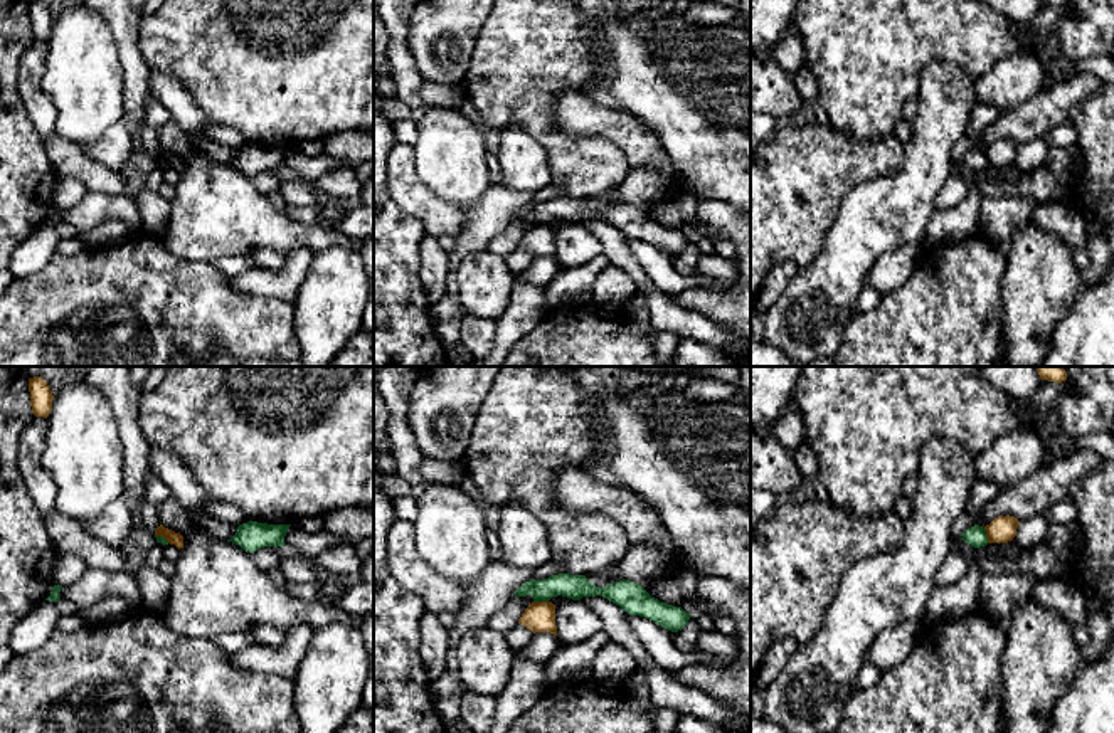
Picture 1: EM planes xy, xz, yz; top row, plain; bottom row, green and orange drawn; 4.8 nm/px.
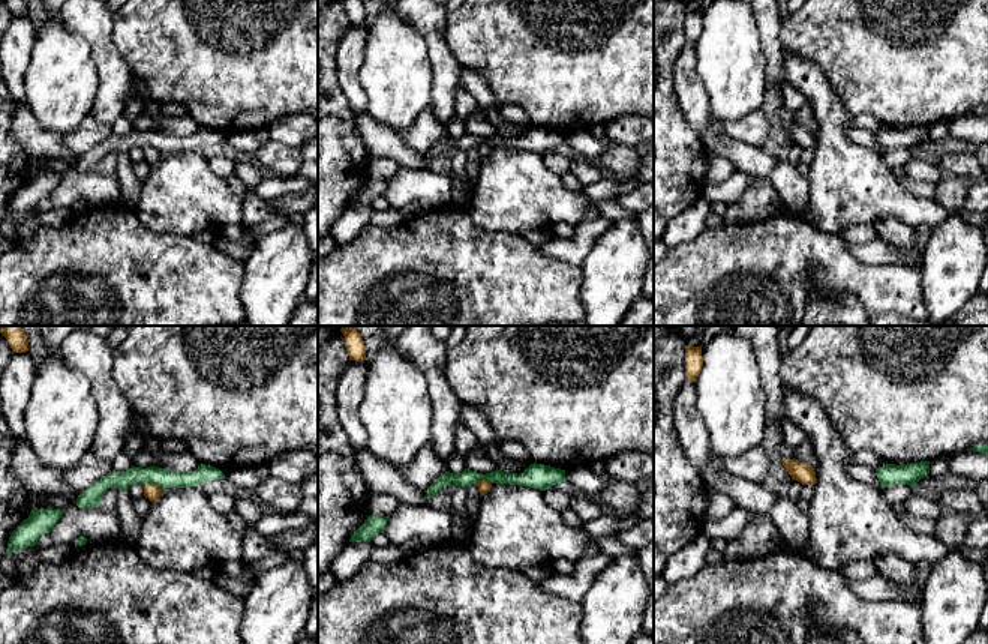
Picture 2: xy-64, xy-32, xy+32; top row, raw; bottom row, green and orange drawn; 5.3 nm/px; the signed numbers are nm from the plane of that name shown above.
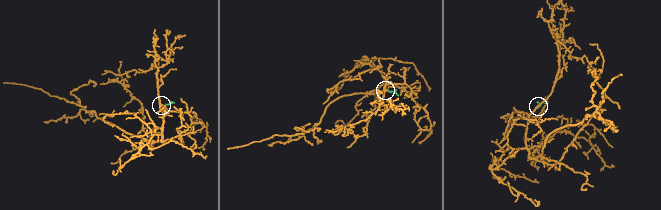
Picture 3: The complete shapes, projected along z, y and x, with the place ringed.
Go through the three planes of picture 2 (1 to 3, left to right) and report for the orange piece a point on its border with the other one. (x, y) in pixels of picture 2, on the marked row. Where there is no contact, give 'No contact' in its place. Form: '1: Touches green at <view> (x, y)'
1: Touches green at xy-64 (153, 482)
2: Touches green at xy-32 (483, 478)
3: No contact

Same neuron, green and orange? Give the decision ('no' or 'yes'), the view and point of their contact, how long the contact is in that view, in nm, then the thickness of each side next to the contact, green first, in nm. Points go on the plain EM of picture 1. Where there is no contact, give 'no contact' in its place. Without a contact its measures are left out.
no; contact xz (541, 224); length 70 nm; calibres 120 and 140 nm

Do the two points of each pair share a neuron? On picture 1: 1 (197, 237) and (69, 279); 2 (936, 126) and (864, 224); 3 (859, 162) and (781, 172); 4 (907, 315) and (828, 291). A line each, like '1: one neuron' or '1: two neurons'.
1: two neurons
2: one neuron
3: one neuron
4: two neurons

